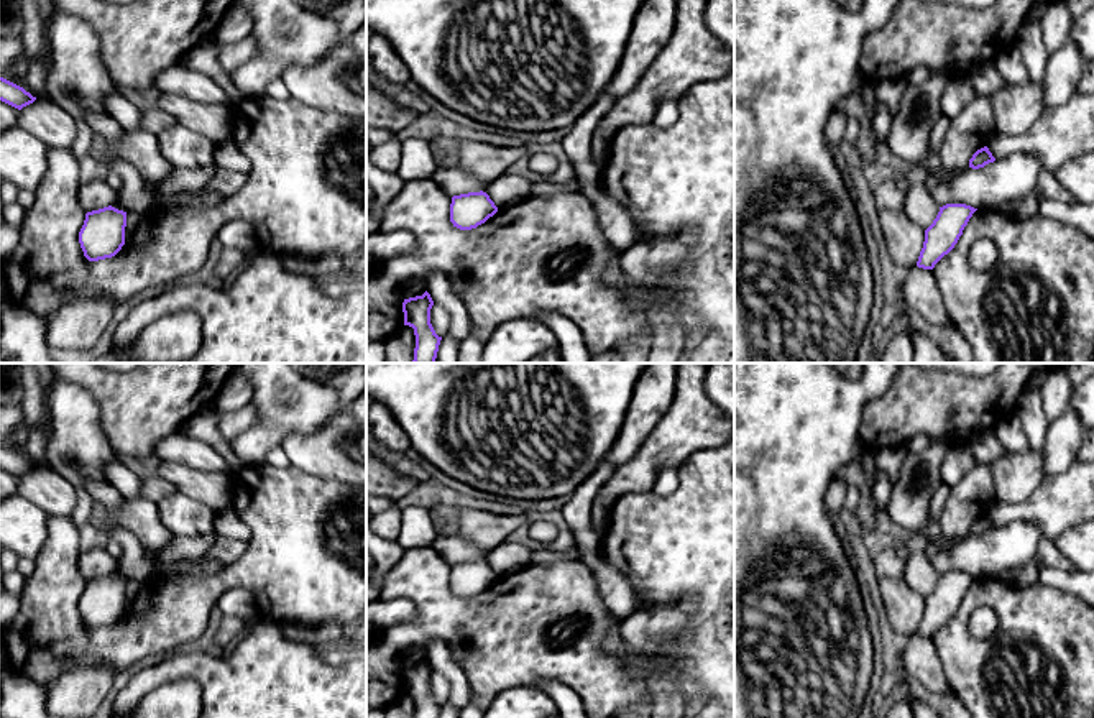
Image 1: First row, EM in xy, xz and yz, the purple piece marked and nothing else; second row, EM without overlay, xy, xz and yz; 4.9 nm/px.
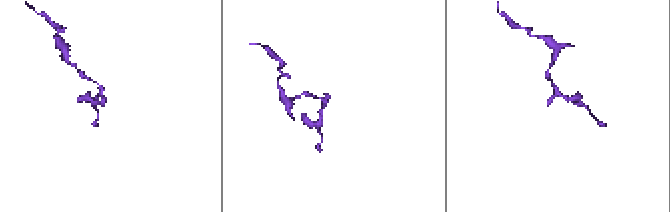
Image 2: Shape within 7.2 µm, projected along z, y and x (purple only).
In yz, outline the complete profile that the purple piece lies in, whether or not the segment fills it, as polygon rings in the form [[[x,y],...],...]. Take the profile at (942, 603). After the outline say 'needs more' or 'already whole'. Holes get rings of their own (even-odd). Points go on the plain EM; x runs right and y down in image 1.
[[[946,572],[940,575],[936,587],[925,598],[925,610],[917,634],[933,637],[954,616],[976,578],[966,572]]]; already whole

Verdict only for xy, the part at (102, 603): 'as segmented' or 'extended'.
as segmented

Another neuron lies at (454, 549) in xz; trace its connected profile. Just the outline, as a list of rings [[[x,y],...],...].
[[[452,531],[437,536],[432,547],[444,557],[450,565],[468,562],[468,560],[486,560],[488,552],[473,545],[470,541],[453,534]]]

